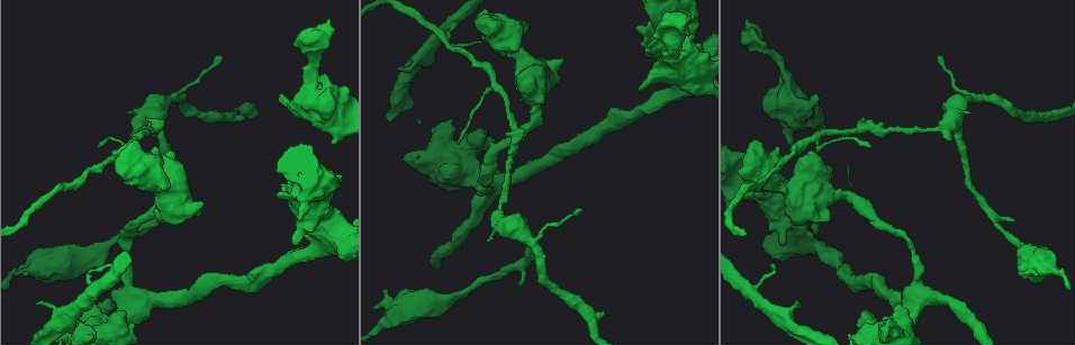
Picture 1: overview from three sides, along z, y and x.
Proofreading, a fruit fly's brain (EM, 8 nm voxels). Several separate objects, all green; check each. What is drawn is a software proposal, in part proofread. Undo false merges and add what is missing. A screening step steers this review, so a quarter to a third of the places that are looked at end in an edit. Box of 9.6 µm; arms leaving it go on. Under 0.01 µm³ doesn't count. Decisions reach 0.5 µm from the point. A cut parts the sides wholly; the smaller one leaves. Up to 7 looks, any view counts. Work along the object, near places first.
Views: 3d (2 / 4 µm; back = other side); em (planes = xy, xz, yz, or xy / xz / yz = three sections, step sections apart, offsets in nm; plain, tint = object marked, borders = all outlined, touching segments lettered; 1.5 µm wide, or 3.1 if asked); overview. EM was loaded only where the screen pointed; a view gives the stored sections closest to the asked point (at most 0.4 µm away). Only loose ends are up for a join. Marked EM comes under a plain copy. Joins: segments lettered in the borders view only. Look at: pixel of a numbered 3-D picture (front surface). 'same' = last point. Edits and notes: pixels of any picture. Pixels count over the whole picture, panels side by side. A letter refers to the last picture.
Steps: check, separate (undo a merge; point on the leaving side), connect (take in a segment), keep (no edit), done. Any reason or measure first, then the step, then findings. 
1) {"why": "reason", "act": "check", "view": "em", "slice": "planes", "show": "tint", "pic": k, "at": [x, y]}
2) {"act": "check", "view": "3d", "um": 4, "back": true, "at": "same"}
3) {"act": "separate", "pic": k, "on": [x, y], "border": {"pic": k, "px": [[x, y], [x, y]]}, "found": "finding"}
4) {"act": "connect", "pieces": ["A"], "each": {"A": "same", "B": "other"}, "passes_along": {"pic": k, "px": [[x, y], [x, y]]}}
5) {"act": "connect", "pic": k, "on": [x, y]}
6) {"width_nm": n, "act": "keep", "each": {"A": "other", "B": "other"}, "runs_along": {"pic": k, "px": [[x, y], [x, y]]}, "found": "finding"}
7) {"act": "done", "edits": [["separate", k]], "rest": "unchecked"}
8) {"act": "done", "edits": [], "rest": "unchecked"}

{"act": "check", "view": "em", "slice": "planes", "show": "borders", "pic": 1, "at": [505, 197]}

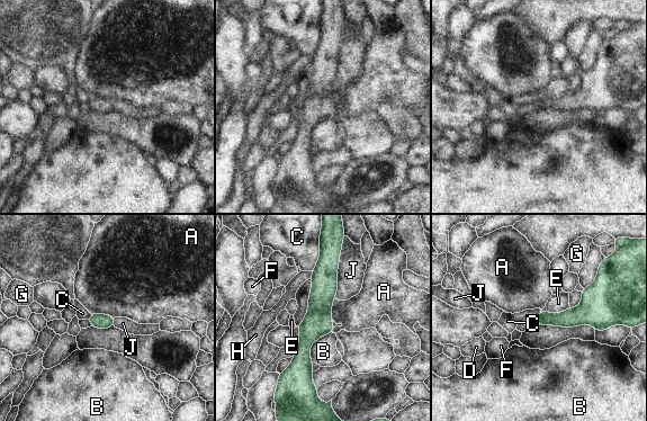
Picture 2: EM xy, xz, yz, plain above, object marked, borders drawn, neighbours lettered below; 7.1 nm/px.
{"longest_contact_nm": ["J", 420], "act": "keep", "each": {"A": "other", "B": "other", "C": "other", "D": "other", "E": "other", "F": "other", "G": "other", "H": "other", "J": "other"}, "found": "continuous, no second cell"}

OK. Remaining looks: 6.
{"why": "tapers out", "act": "check", "view": "3d", "um": 4, "pic": 1, "at": [1012, 221]}

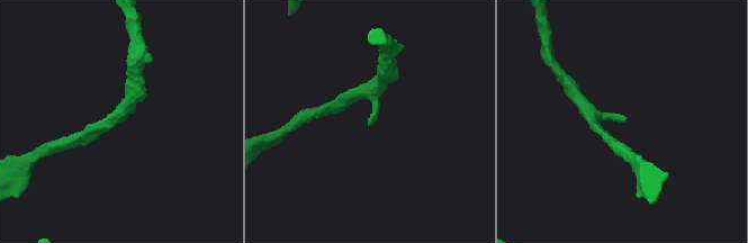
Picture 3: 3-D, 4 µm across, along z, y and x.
{"act": "check", "view": "em", "slice": "planes", "show": "borders", "pic": 3, "at": [626, 119]}

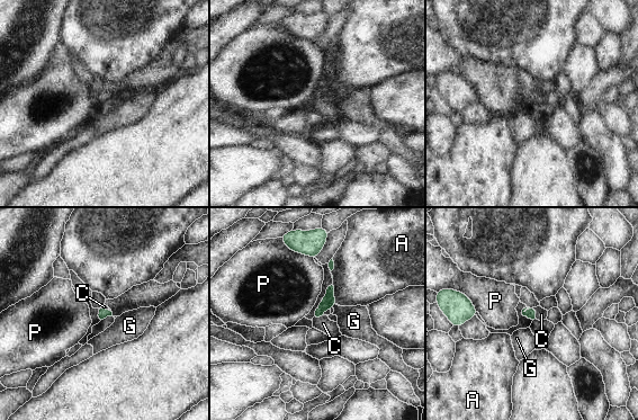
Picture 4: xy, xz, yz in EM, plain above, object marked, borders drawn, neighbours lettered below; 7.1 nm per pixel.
{"act": "connect", "pieces": ["C"], "each": {"A": "other", "C": "same", "G": "other", "P": "other"}, "found": "the cell continues"}

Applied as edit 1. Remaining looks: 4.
{"act": "check", "view": "overview"}

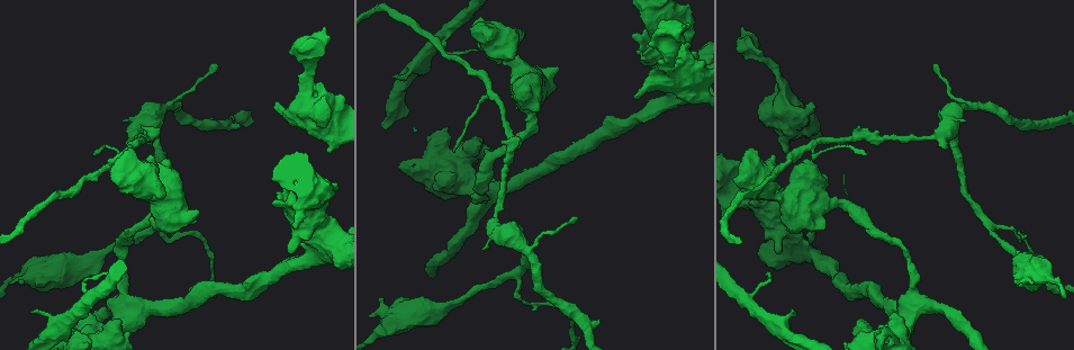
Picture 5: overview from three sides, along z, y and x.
{"why": "branch stops here", "act": "check", "view": "em", "slice": "yz", "step": 4, "show": "borders", "pic": 5, "at": [691, 46]}

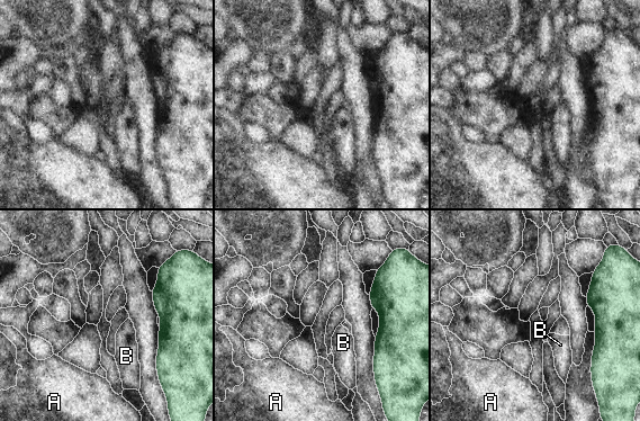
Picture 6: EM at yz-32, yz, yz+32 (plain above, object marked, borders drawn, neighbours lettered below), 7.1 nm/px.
{"why": "another direction", "act": "check", "view": "em", "slice": "xy", "step": 4, "show": "borders", "at": "same"}

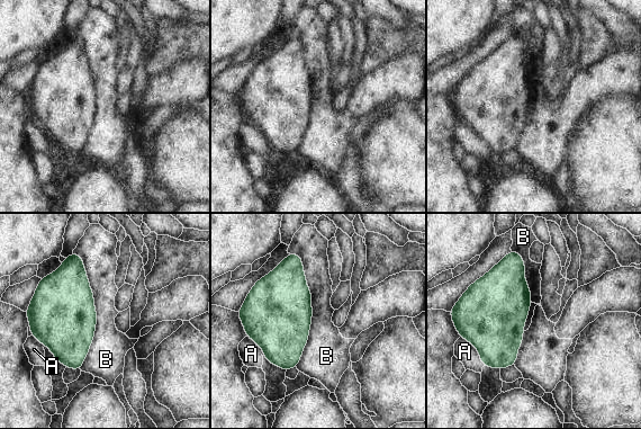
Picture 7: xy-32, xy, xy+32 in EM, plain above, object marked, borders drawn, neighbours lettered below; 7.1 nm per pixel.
{"act": "keep", "each": {"A": "other", "B": "other"}, "found": "no lettered segment goes on from it"}

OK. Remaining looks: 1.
{"act": "done", "edits": [["connect", 4]], "rest": "unchecked"}

